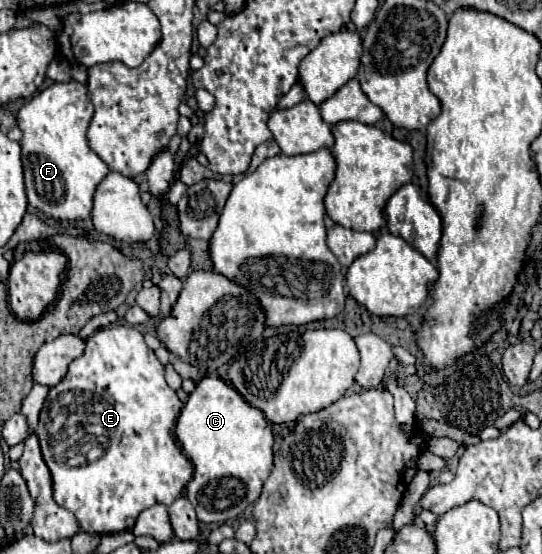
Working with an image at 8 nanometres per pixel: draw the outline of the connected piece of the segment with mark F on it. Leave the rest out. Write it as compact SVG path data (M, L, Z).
M77 80L53 82L17 112L17 126L23 132L21 160L29 204L57 222L85 220L91 214L97 184L109 174L107 164L87 142L91 118L93 104L87 86Z

